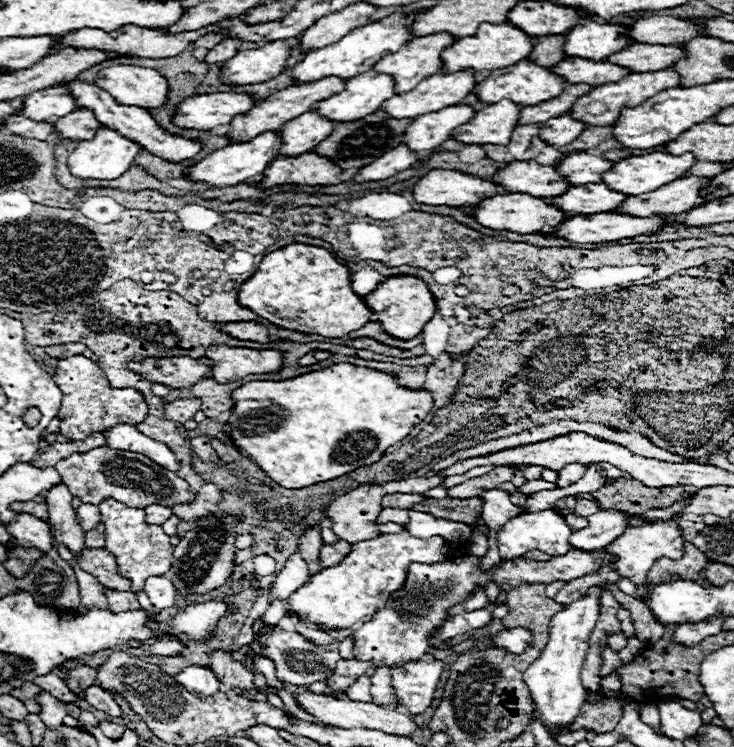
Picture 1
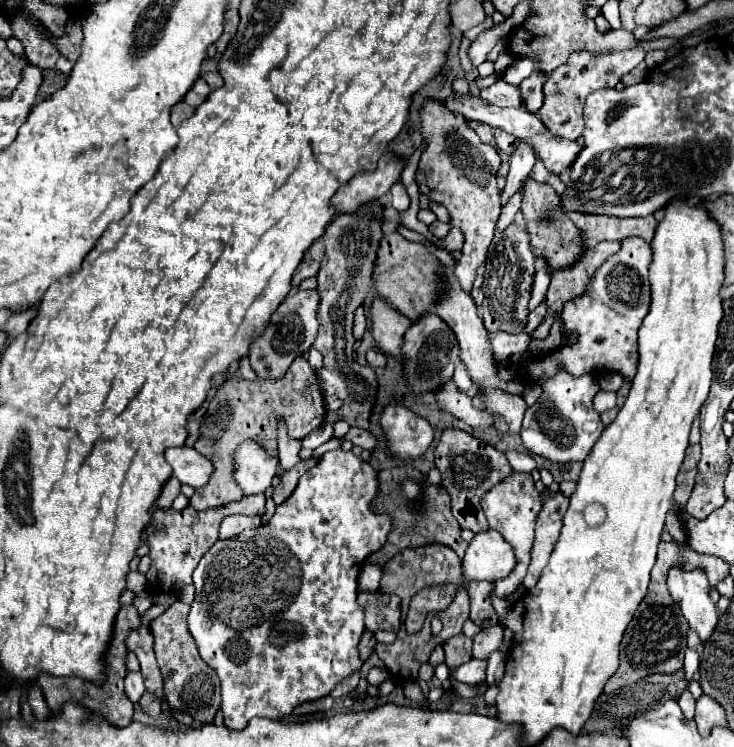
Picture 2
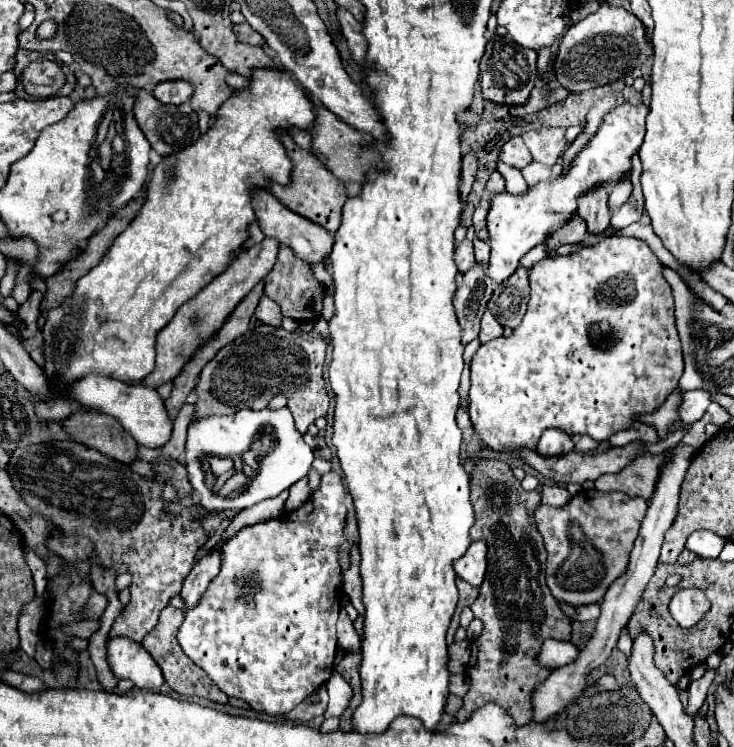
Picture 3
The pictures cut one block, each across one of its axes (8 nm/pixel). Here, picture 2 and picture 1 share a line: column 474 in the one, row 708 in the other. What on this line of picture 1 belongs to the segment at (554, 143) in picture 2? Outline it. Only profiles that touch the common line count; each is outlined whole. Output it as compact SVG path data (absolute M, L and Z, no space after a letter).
M100 686L88 688L86 694L84 694L84 700L86 700L88 704L92 704L96 710L106 712L108 716L114 716L114 718L120 718L120 716L122 716L122 710L120 710L120 706L116 704L116 700L112 698L112 694L106 692L106 690L102 690Z

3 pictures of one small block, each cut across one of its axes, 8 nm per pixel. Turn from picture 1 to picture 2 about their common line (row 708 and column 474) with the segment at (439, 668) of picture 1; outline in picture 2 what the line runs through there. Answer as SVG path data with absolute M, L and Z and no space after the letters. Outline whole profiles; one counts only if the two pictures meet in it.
M450 380L442 390L436 392L436 398L438 398L438 404L454 414L456 418L464 420L466 424L470 426L478 426L478 428L492 428L494 426L494 420L492 416L486 412L486 410L478 410L472 406L472 398L468 394L462 394L456 390L454 382Z

